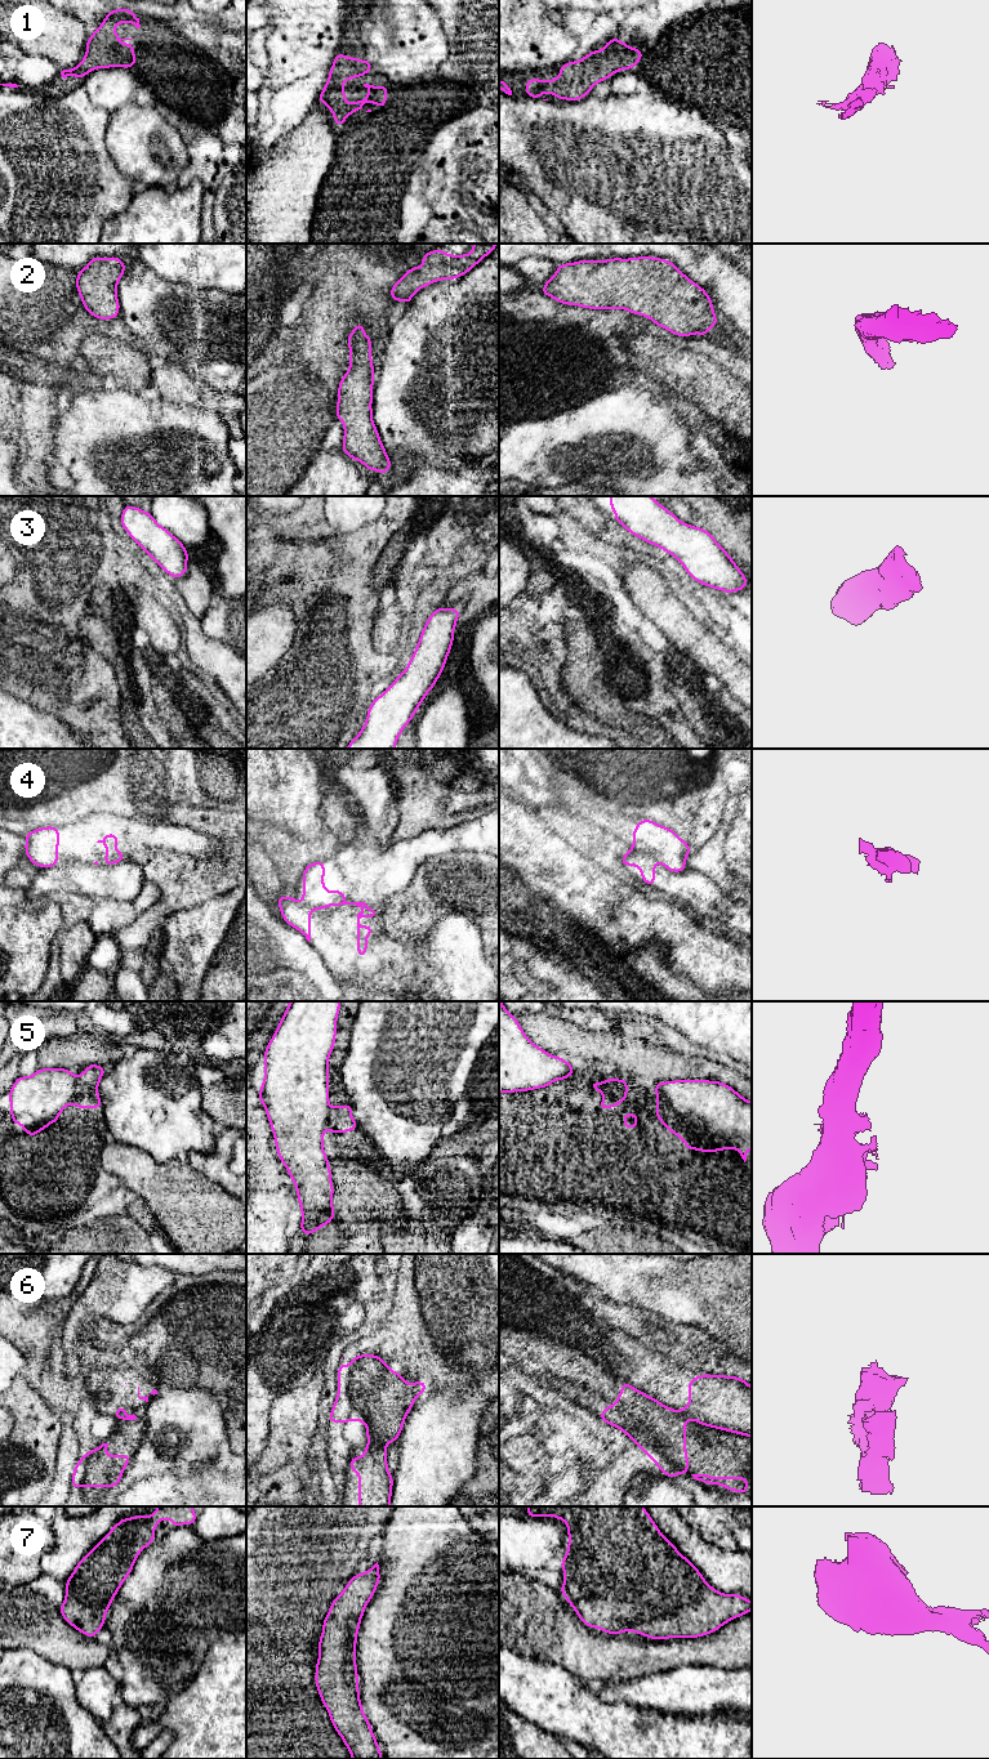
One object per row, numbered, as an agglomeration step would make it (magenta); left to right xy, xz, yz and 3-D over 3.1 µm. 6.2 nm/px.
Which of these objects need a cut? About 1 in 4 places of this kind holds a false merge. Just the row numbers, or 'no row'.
5, 6

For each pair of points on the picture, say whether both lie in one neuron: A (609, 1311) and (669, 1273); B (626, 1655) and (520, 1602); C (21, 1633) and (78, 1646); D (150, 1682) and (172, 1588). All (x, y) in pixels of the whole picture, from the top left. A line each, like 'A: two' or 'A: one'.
A: two
B: one
C: one
D: one

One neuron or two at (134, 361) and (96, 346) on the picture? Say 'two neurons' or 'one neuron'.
one neuron

